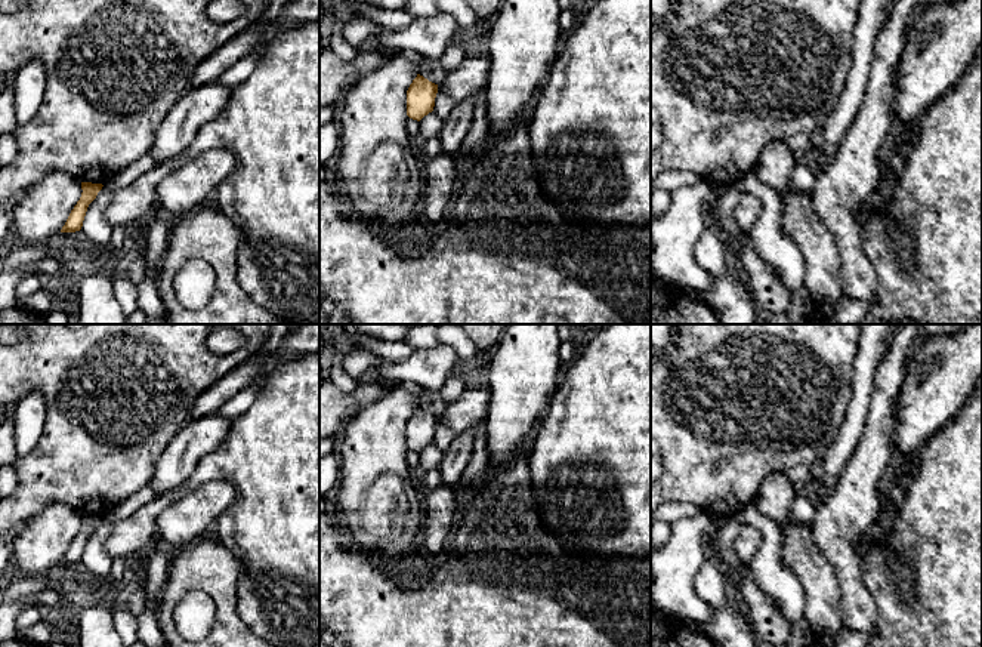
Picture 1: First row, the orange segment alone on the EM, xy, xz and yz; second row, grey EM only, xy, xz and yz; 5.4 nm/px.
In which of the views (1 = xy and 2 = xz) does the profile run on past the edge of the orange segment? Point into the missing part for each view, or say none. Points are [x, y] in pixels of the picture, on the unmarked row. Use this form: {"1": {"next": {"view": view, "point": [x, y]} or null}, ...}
{"1": {"next": null}, "2": {"next": null}}

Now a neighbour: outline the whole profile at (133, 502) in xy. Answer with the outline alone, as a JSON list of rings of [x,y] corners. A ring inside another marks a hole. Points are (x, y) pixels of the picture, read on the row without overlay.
[[[146,484],[143,489],[123,499],[118,505],[109,509],[104,515],[104,518],[114,524],[120,520],[127,518],[135,511],[149,503],[152,499],[154,499],[154,490],[149,484]]]

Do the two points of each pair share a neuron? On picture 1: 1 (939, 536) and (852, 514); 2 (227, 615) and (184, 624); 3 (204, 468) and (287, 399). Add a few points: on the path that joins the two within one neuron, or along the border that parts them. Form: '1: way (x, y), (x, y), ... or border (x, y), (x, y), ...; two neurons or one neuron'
1: border (879, 529), (861, 550), (862, 560); two neurons
2: border (194, 589), (213, 601), (210, 631); two neurons
3: way (225, 461), (266, 419); one neuron

